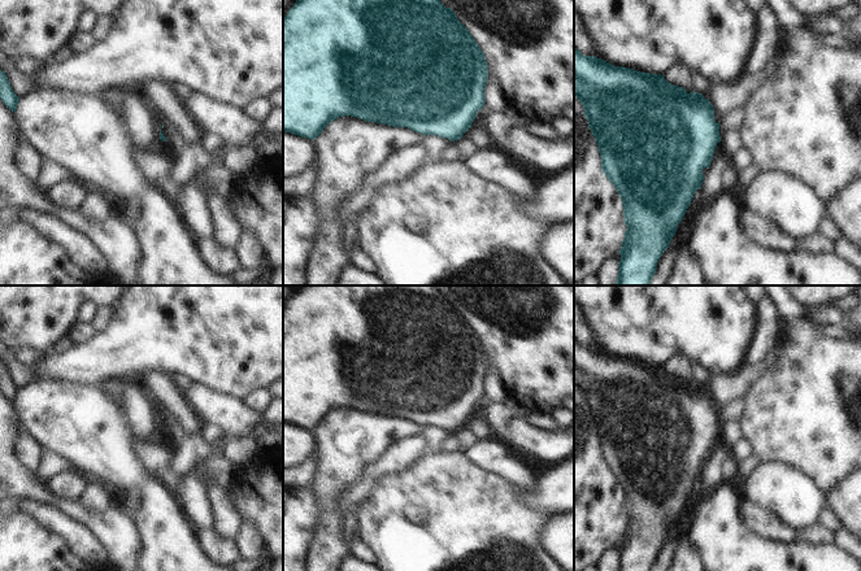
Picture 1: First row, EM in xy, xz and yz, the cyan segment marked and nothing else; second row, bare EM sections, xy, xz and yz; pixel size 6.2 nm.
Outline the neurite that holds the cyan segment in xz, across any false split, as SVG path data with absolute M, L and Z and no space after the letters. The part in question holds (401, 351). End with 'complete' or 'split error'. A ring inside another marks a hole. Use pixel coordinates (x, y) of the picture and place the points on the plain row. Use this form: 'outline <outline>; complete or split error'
outline M299 286L283 308L283 423L314 431L334 410L351 406L366 413L408 418L422 426L438 426L451 432L460 431L484 397L487 369L488 356L483 341L456 304L445 298L436 286Z; complete

